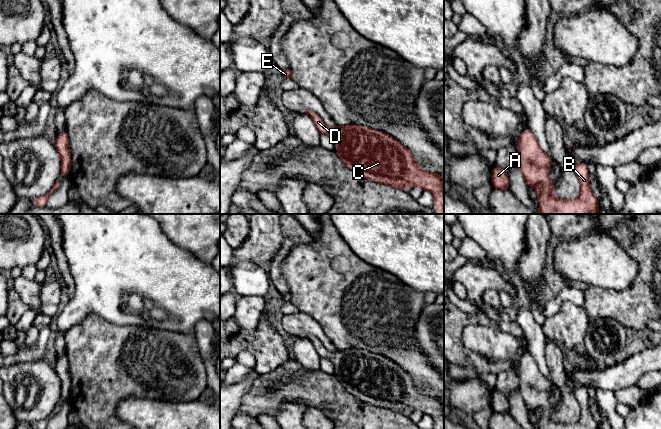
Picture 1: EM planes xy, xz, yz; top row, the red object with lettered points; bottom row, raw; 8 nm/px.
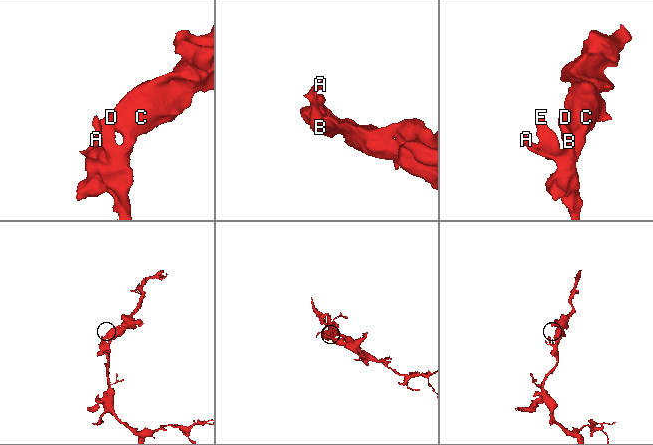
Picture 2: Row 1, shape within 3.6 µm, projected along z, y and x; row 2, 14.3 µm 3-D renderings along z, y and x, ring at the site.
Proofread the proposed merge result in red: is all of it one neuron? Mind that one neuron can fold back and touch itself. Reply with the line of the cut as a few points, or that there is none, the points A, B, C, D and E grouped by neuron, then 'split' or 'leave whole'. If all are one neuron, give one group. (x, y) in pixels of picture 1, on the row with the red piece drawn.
no cut | A B C D E | leave whole

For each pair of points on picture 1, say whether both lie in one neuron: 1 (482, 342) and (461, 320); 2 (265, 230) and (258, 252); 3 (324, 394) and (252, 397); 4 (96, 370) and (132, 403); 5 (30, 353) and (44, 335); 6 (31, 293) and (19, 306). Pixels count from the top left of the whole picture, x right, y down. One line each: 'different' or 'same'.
1: different
2: same
3: same
4: different
5: same
6: different

